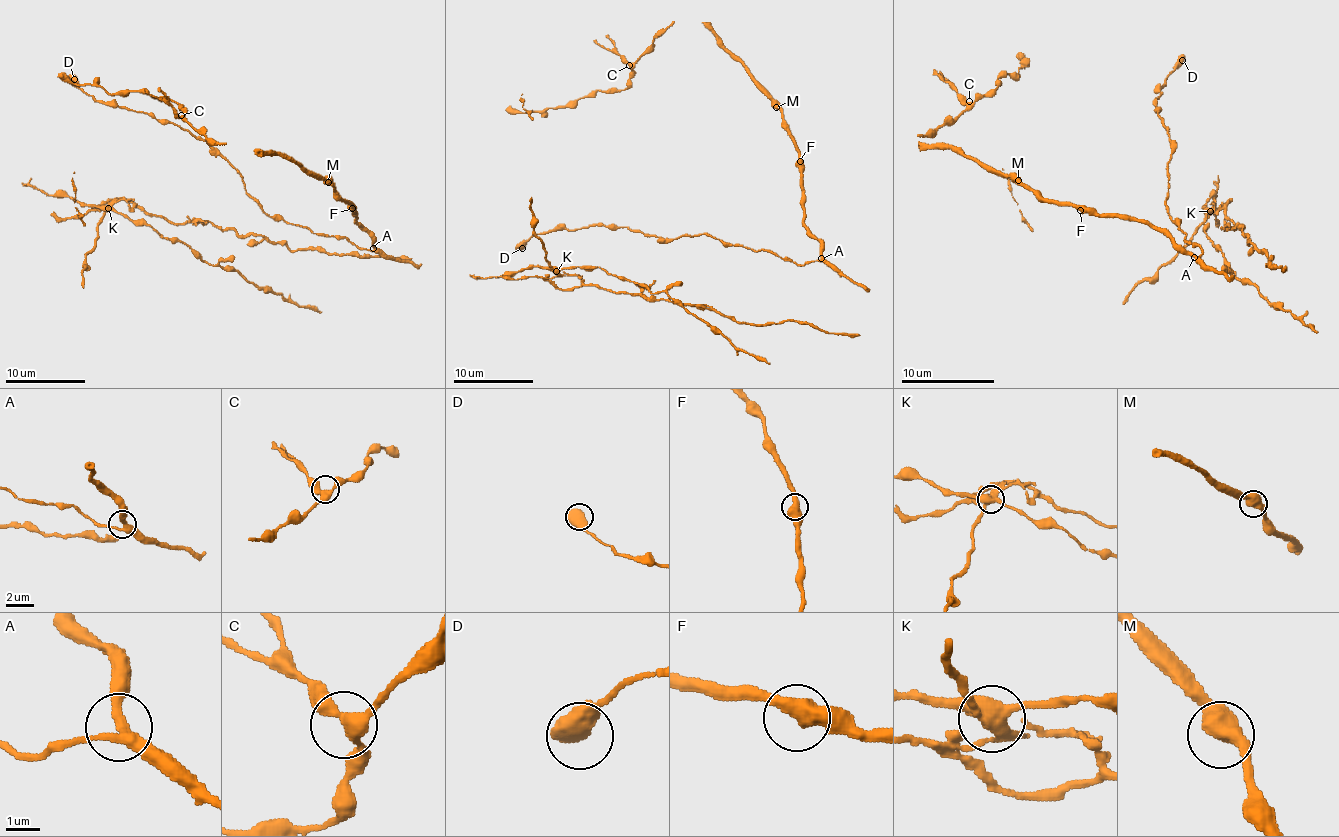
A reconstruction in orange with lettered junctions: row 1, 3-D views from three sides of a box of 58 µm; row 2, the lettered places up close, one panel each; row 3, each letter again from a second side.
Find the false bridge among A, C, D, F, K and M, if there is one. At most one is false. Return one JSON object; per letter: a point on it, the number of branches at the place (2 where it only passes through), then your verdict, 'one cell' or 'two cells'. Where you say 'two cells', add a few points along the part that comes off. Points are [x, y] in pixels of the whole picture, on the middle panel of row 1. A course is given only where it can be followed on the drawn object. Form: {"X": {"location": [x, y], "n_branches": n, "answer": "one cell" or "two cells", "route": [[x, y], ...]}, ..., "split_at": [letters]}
{"A": {"location": [821, 258], "n_branches": 3, "answer": "one cell"}, "C": {"location": [629, 65], "n_branches": 3, "answer": "one cell"}, "D": {"location": [522, 248], "n_branches": 1, "answer": "one cell"}, "F": {"location": [800, 161], "n_branches": 2, "answer": "one cell"}, "K": {"location": [556, 271], "n_branches": 5, "answer": "two cells", "route": [[555, 272], [623, 294], [712, 306], [740, 324], [796, 320], [829, 333], [859, 335]]}, "M": {"location": [776, 107], "n_branches": 2, "answer": "one cell"}, "split_at": ["K"]}

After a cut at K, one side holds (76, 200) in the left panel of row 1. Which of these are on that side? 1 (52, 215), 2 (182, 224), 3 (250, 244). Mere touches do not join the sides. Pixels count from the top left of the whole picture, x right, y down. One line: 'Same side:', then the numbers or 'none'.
Same side: none

